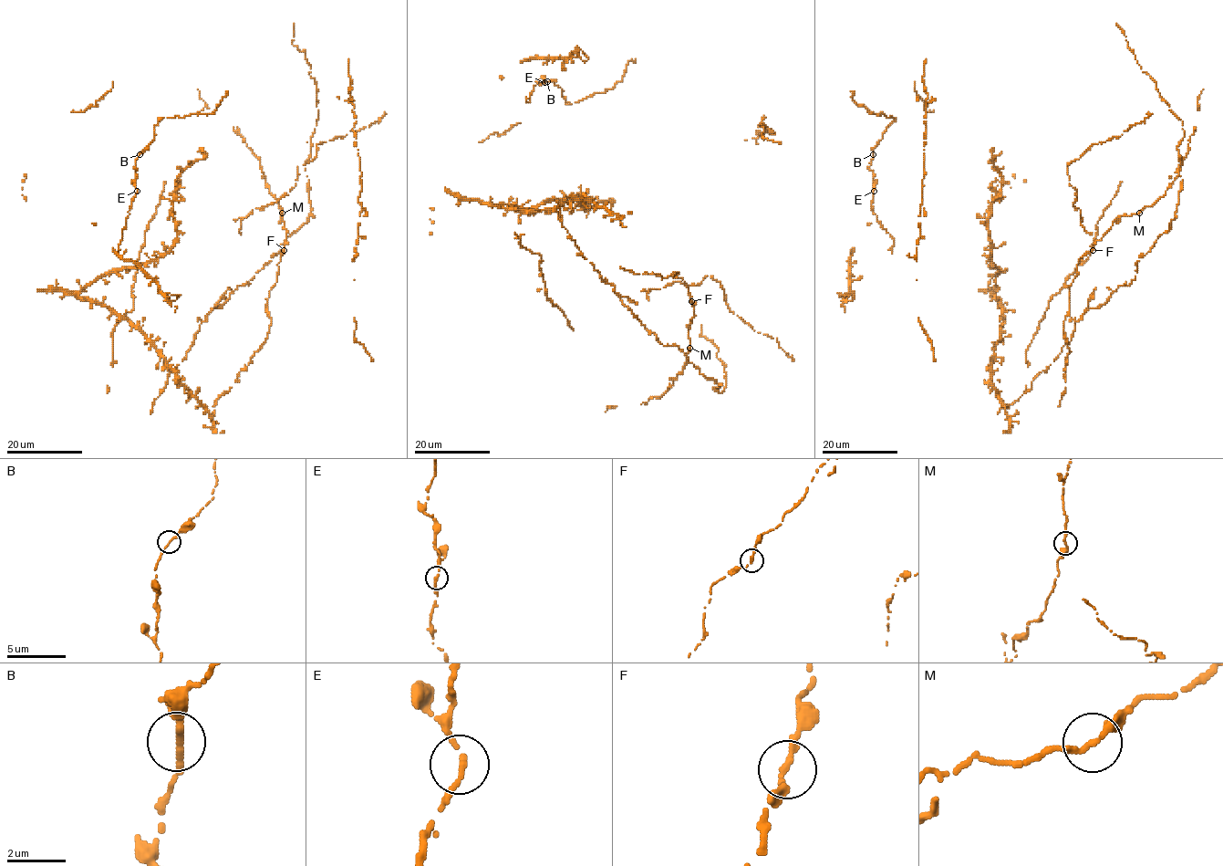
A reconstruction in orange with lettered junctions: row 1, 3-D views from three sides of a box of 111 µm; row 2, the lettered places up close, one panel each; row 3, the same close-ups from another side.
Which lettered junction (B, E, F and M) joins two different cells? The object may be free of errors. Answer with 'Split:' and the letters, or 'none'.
Split: none

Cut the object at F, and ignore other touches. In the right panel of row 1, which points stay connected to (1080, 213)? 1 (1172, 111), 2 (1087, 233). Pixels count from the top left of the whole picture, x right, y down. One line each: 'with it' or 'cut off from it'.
1: cut off from it
2: with it

